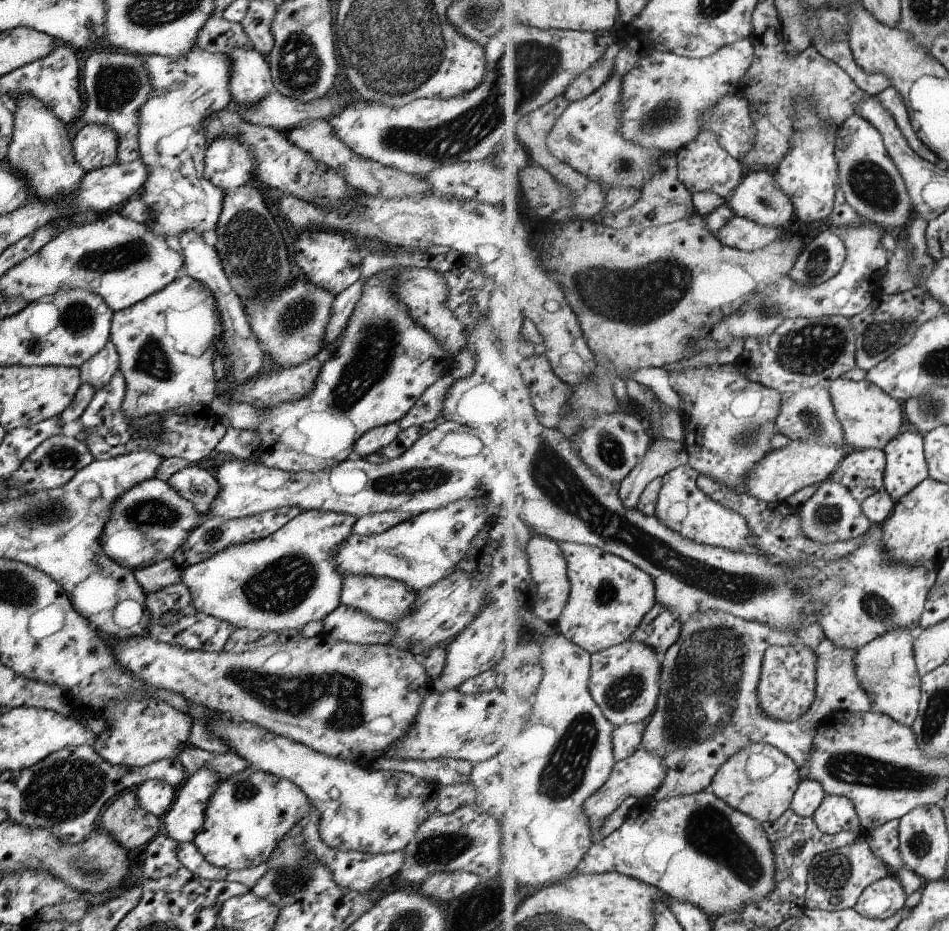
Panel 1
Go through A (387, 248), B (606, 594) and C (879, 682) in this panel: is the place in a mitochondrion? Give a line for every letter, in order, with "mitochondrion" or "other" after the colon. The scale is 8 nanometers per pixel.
A: other
B: mitochondrion
C: other

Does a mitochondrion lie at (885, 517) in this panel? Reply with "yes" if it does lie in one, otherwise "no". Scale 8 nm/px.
no

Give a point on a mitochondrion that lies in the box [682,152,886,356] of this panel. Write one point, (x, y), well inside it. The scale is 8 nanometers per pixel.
(817, 265)

